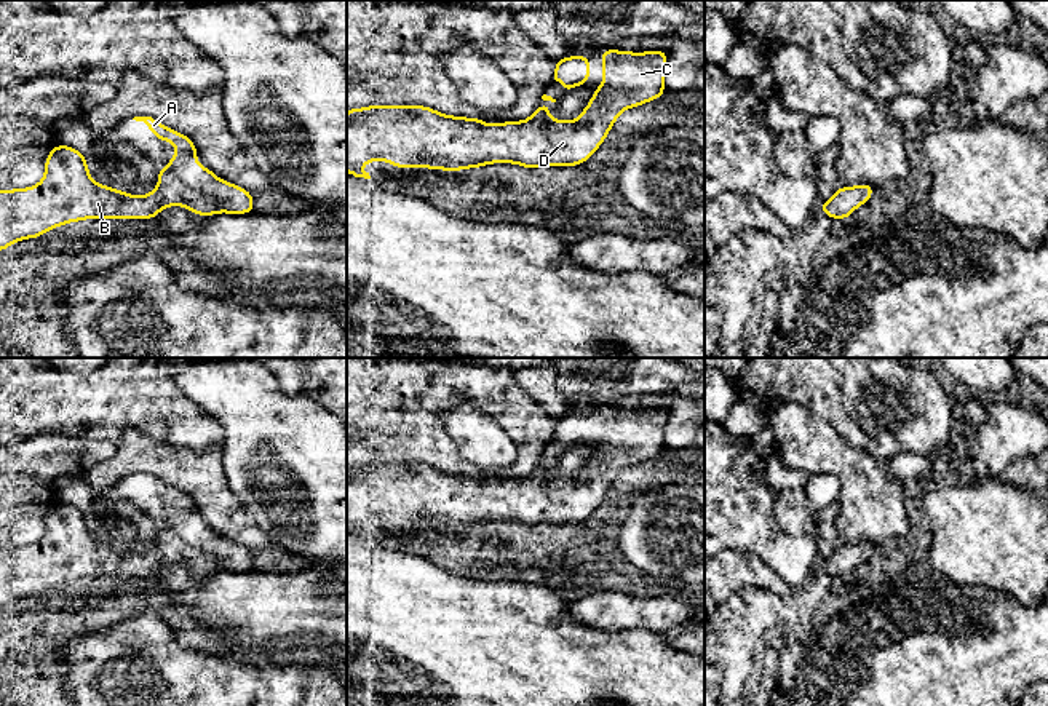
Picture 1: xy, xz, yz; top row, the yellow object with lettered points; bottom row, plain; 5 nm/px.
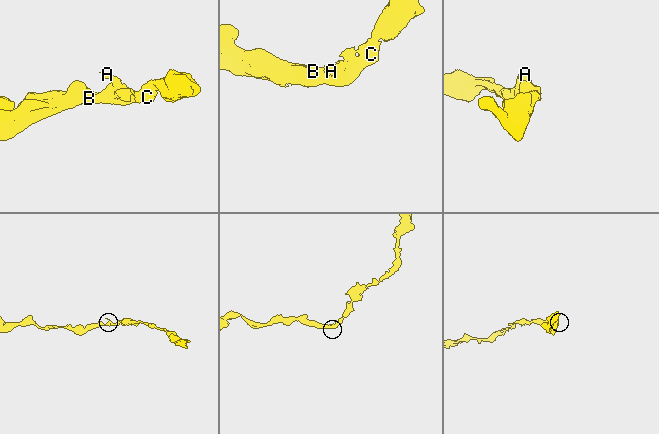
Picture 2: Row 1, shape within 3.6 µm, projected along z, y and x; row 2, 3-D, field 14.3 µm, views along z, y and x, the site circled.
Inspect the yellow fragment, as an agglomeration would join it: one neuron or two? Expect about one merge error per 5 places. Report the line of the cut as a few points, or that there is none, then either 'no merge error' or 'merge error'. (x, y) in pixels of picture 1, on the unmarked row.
cut none; no merge error

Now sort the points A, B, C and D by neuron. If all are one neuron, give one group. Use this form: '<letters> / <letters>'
A B C D

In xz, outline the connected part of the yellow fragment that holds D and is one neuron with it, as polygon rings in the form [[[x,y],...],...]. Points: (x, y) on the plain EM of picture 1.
[[[602,409],[602,438],[577,478],[550,476],[551,465],[540,463],[524,479],[487,482],[481,476],[452,474],[425,463],[369,463],[347,466],[347,530],[371,537],[361,524],[388,519],[396,526],[460,529],[494,521],[513,521],[527,527],[577,524],[604,500],[618,473],[665,452],[666,409]]]

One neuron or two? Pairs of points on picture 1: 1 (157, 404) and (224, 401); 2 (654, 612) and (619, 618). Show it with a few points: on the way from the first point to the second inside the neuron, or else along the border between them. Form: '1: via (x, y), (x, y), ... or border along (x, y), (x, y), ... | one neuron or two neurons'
1: border along (171, 374), (176, 385), (222, 427) | two neurons
2: via (646, 612), (627, 612) | one neuron

